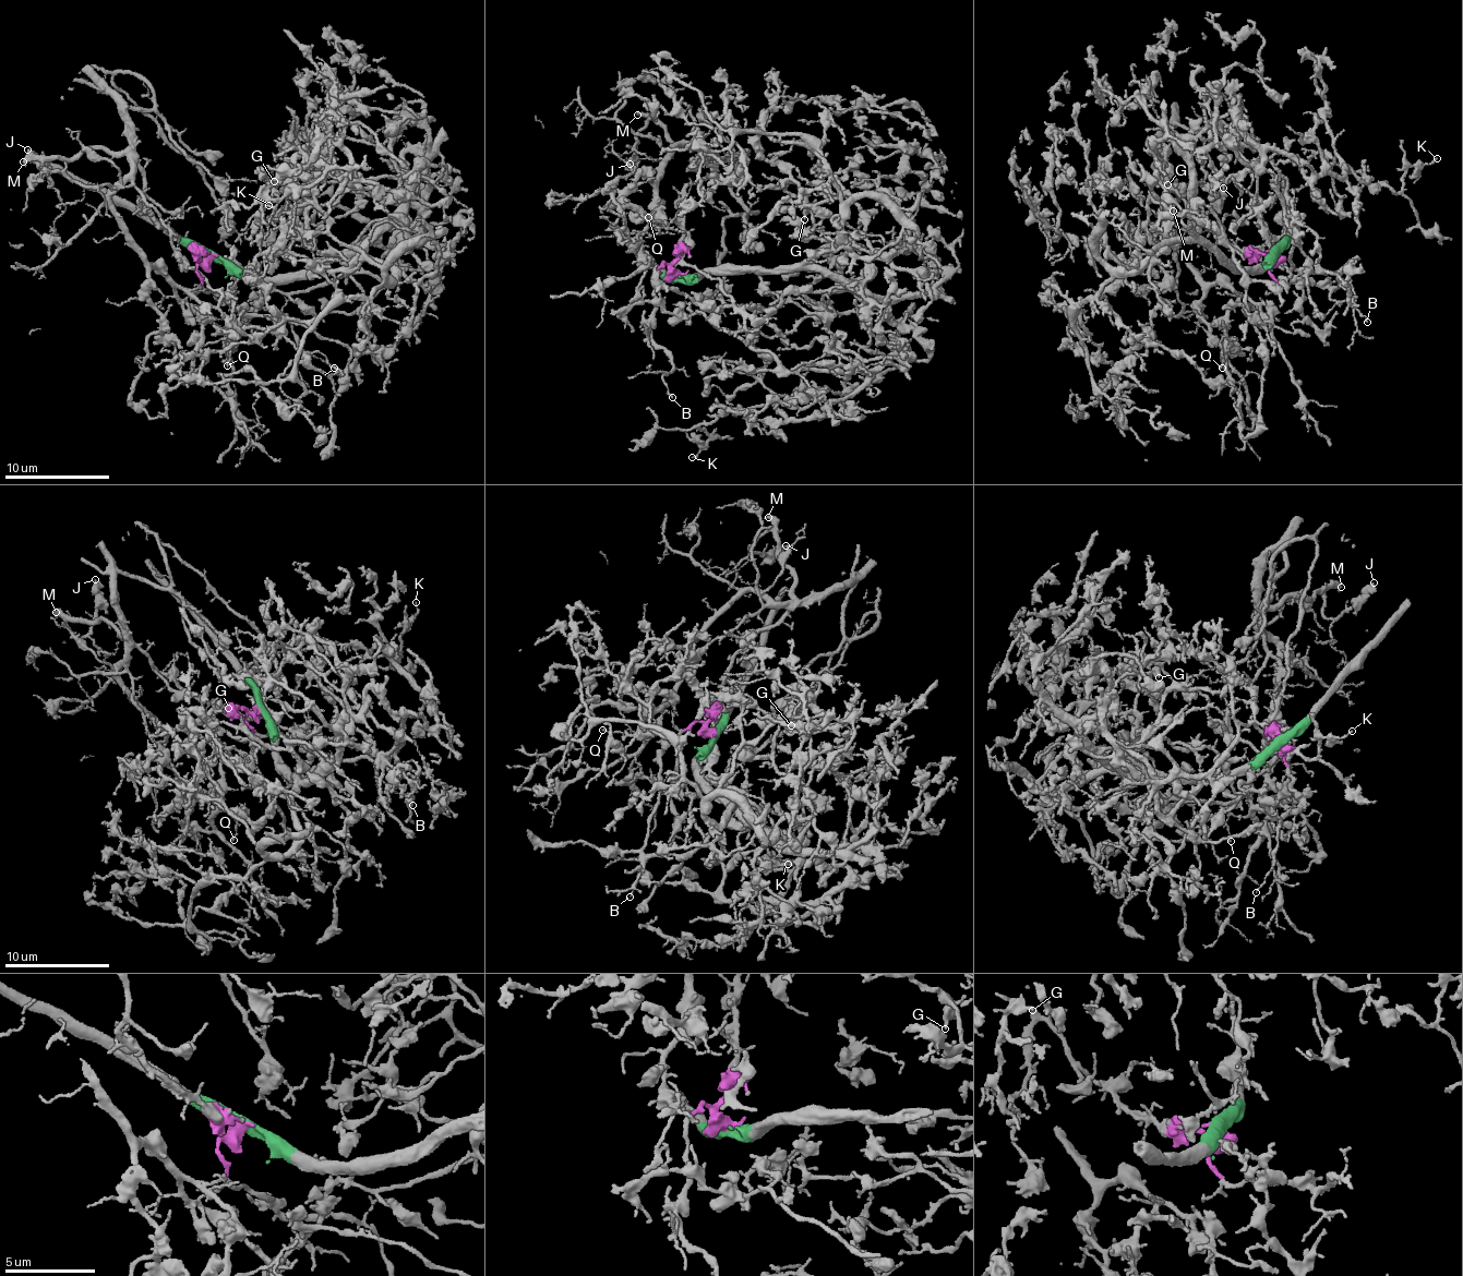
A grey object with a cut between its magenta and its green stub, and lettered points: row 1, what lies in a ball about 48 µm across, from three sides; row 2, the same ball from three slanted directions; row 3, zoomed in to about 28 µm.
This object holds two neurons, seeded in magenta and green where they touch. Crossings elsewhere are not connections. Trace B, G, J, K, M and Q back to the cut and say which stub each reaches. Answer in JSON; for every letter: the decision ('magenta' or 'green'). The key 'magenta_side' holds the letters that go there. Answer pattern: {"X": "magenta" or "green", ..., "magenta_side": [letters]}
{"B": "magenta", "G": "green", "J": "magenta", "K": "green", "M": "magenta", "Q": "magenta", "magenta_side": ["B", "J", "M", "Q"]}

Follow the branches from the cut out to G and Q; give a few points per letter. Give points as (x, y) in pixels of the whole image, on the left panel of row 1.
G: (211, 255), (268, 278), (342, 260), (433, 165), (408, 177), (380, 177), (319, 204), (295, 202), (275, 181)
Q: (211, 255), (144, 207), (135, 163), (111, 208), (147, 263), (203, 307), (204, 339), (229, 336), (226, 366)

